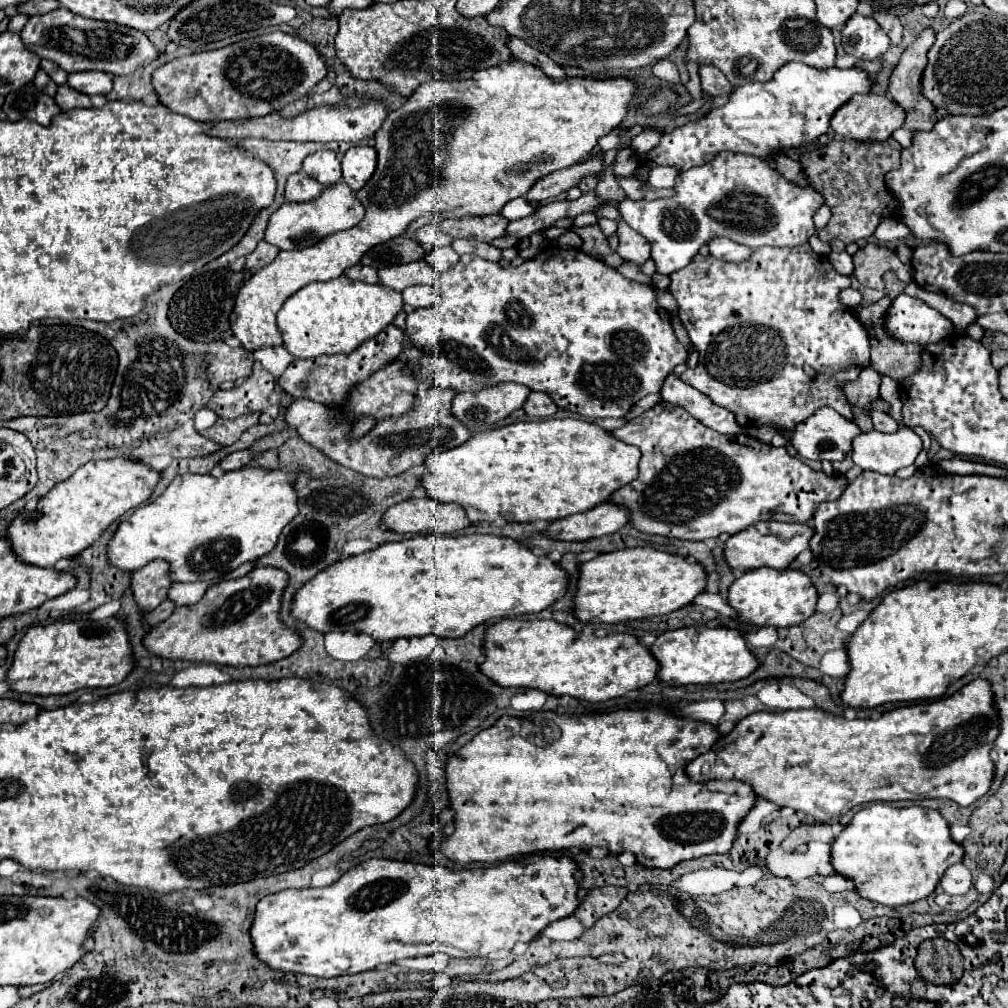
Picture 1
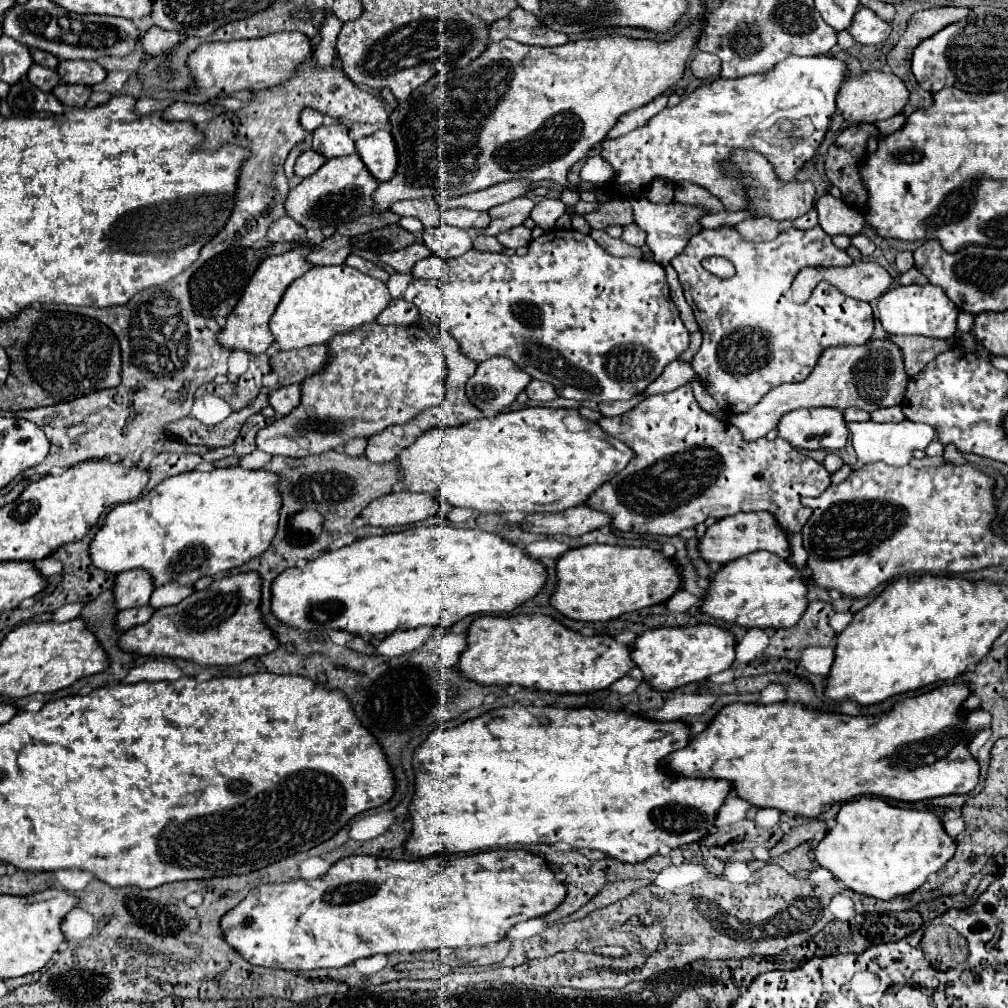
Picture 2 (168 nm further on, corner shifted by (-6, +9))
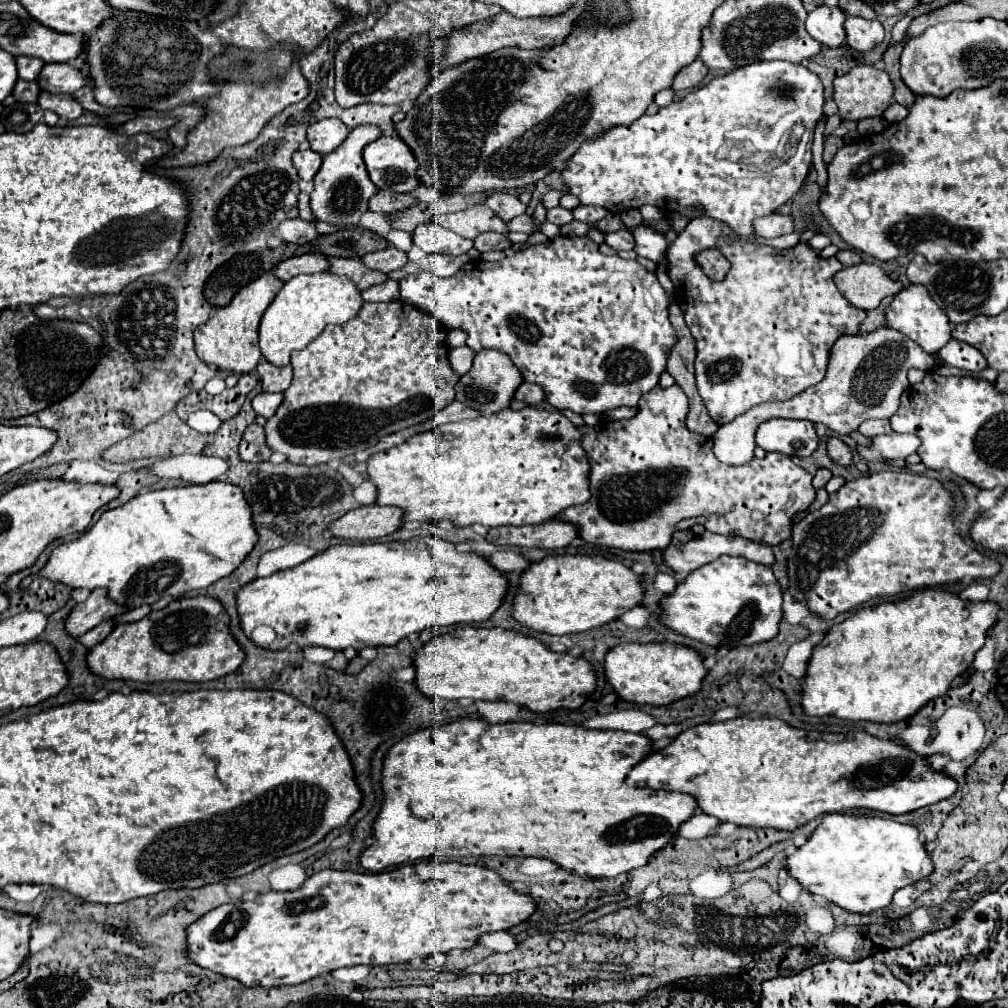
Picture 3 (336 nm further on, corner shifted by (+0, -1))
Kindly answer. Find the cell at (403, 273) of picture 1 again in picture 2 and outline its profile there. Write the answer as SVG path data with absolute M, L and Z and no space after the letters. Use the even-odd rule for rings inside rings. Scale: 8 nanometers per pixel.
M412 244L412 246L406 246L404 250L398 250L398 252L388 252L388 254L382 254L380 260L386 262L388 266L392 266L394 270L402 272L402 274L408 274L412 270L412 266L426 258L430 254L428 246L424 244Z

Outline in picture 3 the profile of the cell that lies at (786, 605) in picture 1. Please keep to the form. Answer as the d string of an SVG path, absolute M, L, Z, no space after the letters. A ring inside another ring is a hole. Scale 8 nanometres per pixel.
M720 556L696 572L690 572L684 582L662 600L662 622L704 644L732 648L772 640L784 616L782 604L784 590L770 566L754 564L738 556Z

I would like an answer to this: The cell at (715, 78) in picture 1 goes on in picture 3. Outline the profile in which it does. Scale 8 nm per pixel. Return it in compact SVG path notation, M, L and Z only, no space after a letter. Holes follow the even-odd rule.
M694 60L692 64L688 64L686 68L682 68L678 72L678 76L674 78L672 90L688 90L688 88L696 88L708 74L708 68L704 66L702 60Z

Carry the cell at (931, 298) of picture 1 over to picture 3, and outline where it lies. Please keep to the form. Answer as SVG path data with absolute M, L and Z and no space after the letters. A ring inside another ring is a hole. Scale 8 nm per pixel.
M876 264L842 268L834 274L834 284L838 286L840 294L860 310L878 308L884 298L896 296L904 288L900 280L892 280Z

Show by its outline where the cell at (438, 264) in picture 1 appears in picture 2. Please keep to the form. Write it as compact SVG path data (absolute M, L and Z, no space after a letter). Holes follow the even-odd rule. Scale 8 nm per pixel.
M442 222L436 228L424 228L424 244L440 258L456 258L472 248L472 236L464 228L454 228Z

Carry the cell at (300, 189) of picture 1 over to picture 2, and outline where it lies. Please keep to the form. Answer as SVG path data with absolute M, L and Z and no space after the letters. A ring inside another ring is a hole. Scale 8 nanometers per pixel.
M306 150L298 156L294 172L298 178L306 178L306 176L312 176L324 162L326 162L326 158L322 154L316 154L314 150Z

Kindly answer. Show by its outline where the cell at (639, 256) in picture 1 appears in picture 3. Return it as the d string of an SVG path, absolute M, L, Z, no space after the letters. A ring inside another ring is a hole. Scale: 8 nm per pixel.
M628 228L624 230L618 230L618 232L612 232L612 234L606 234L606 244L612 246L616 252L620 250L632 250L634 248L634 236Z

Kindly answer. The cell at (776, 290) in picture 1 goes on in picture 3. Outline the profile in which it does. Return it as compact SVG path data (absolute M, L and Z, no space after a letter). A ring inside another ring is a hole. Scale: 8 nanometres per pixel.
M708 216L690 220L686 230L670 244L668 276L676 286L676 302L684 312L684 320L696 338L698 394L716 424L728 424L756 404L788 400L824 378L832 344L840 336L856 336L866 318L866 312L852 306L834 286L832 276L838 270L842 270L842 264L836 256L820 258L820 252L808 242L798 242L798 246L790 250L776 250L768 244L742 238L720 220L712 220ZM712 248L722 252L732 264L722 282L706 278L696 264L696 254Z

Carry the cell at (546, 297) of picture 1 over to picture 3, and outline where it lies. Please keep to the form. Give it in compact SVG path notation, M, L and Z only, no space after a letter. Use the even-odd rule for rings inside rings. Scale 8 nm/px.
M558 236L558 238L546 240L546 242L536 244L536 246L528 246L528 248L516 252L514 256L506 256L500 262L470 260L466 266L460 268L460 272L456 272L450 278L436 278L436 276L430 276L428 272L410 274L408 278L400 280L400 298L402 298L402 302L406 302L406 304L410 304L410 306L414 306L414 308L418 308L422 312L428 312L428 314L436 316L446 330L456 330L456 328L464 330L468 334L466 346L470 350L480 352L480 350L494 348L494 350L500 350L500 352L508 354L510 360L520 370L520 374L522 374L522 378L526 382L542 386L542 390L546 392L548 404L552 404L558 410L572 410L572 412L576 412L580 416L588 414L588 412L602 414L602 412L618 408L618 406L636 406L638 400L646 392L650 392L654 388L654 384L658 384L660 374L666 370L666 360L670 356L670 350L678 342L674 326L668 320L668 302L670 302L670 298L668 298L666 290L660 286L656 274L648 272L646 268L642 268L636 260L624 260L620 256L604 256L604 254L600 254L598 244L592 242L586 236L584 238Z

